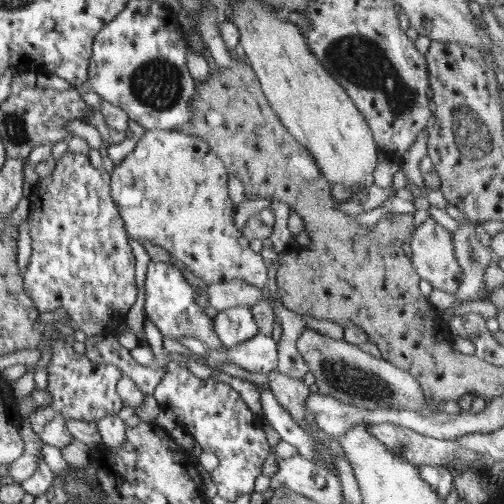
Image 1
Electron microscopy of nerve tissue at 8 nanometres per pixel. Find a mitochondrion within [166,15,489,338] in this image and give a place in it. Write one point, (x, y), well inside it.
(358, 59)

